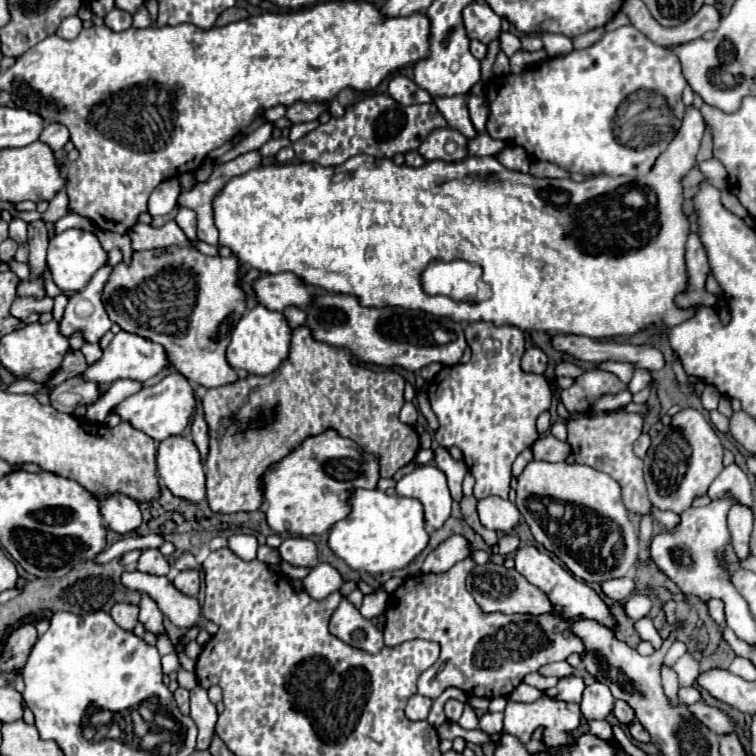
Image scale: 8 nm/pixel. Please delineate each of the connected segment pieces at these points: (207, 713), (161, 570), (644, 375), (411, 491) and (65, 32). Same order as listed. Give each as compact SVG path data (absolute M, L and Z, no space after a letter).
M197 686L191 690L191 714L193 722L199 728L197 736L197 750L207 750L211 744L211 738L215 734L215 722L217 722L217 710L215 704L207 698L207 690Z
M143 550L137 560L137 570L163 576L169 572L169 562L159 550Z
M637 368L637 370L633 372L633 380L629 382L629 390L631 390L631 392L639 392L639 390L643 390L649 382L651 382L651 374L649 374L647 370Z
M435 464L417 466L413 472L405 474L395 484L397 496L415 498L423 504L427 530L437 530L451 514L451 494L447 488L445 474Z
M69 16L69 18L65 18L63 22L61 22L61 26L57 28L57 36L61 36L61 38L65 38L65 40L71 40L71 38L75 38L79 32L81 32L81 18L79 16Z

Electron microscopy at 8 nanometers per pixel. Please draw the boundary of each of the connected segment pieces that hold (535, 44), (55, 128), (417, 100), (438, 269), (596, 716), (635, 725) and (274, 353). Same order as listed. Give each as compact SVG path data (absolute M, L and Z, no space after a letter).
M529 34L529 36L521 36L521 49L525 52L537 52L543 48L543 42L537 34Z
M47 122L39 134L39 140L43 144L47 144L55 154L61 153L65 142L69 140L69 132L65 126L61 124L53 124L53 122Z
M397 74L389 80L389 88L387 88L389 96L393 96L393 100L397 100L399 104L403 106L409 106L409 104L431 104L433 98L429 96L429 92L417 88L417 84L413 84L411 78L403 76L403 74Z
M433 260L421 272L421 286L429 296L449 296L455 302L475 302L481 274L483 270L479 264L465 260Z
M593 682L583 692L581 712L585 720L605 720L613 712L615 698L611 696L609 688L601 682Z
M635 719L631 724L628 726L629 733L631 736L642 743L650 742L650 735L645 730L645 728L641 725L641 723Z
M259 304L253 310L245 312L243 318L237 322L231 334L231 344L227 346L227 362L235 370L243 368L255 376L267 376L273 370L277 370L279 364L289 354L289 340L291 340L291 328L285 316L281 312L269 312Z

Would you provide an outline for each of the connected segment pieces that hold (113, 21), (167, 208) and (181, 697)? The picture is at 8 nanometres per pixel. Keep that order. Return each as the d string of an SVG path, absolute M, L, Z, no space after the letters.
M115 6L111 12L107 12L107 16L105 16L105 26L111 28L113 32L123 32L125 28L131 26L131 14Z
M177 178L173 180L165 180L161 182L149 196L149 202L147 202L147 210L151 216L163 216L163 214L169 214L173 210L173 206L177 206L177 196L181 194L181 188L179 188L179 182Z
M177 688L173 696L175 696L175 702L177 702L179 710L181 710L183 714L189 714L189 690L185 690L185 688Z

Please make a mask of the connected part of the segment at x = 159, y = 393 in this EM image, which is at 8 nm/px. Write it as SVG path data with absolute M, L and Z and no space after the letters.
M179 372L163 378L155 386L143 386L137 394L125 398L119 402L111 412L121 418L121 422L129 422L133 428L145 432L153 440L161 442L169 436L177 436L185 430L185 426L191 422L195 410L195 398L193 398L193 388L187 378L183 378Z

